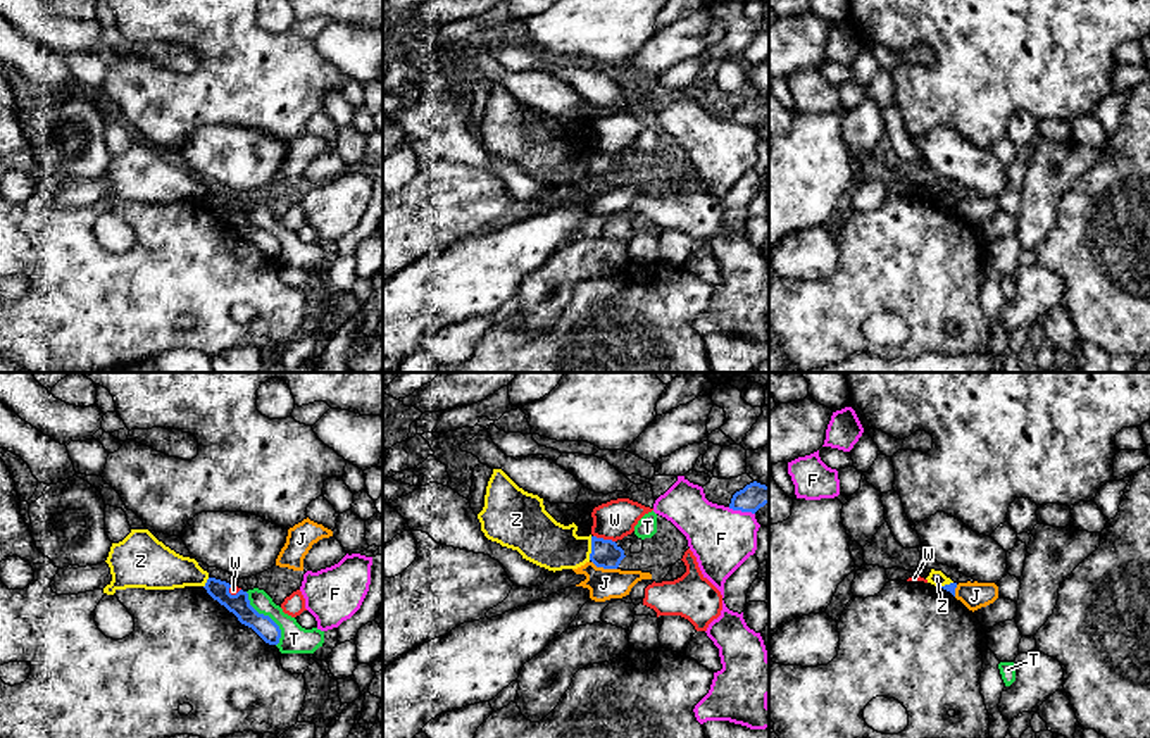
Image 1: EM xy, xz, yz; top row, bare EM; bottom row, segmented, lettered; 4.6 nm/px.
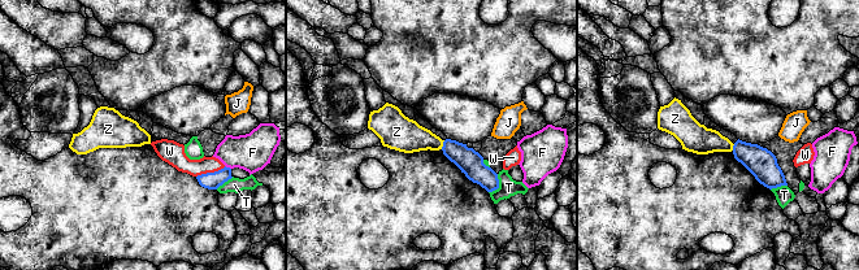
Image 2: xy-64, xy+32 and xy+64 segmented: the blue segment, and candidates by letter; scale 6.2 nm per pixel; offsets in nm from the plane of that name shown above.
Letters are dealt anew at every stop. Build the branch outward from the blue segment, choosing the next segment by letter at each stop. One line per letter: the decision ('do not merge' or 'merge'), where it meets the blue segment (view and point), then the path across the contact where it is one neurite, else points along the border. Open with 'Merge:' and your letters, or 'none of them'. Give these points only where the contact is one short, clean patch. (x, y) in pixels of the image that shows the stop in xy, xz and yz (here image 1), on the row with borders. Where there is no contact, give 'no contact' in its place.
Merge: none of them
F: do not merge; meets blue in xz at (742, 511); border along xz (728, 507), (754, 514)
J: do not merge; meets blue in xz at (604, 568); border along xz (592, 561), (597, 566), (616, 569)
T: do not merge; meets blue in xy at (268, 616); border along xy (245, 592), (250, 604), (278, 626), (280, 642), (276, 645)
W: do not merge; meets blue in xz at (604, 540); border along xz (593, 535), (614, 542)
Z: do not merge; meets blue in xz at (592, 549); border along xz (592, 537), (588, 559)

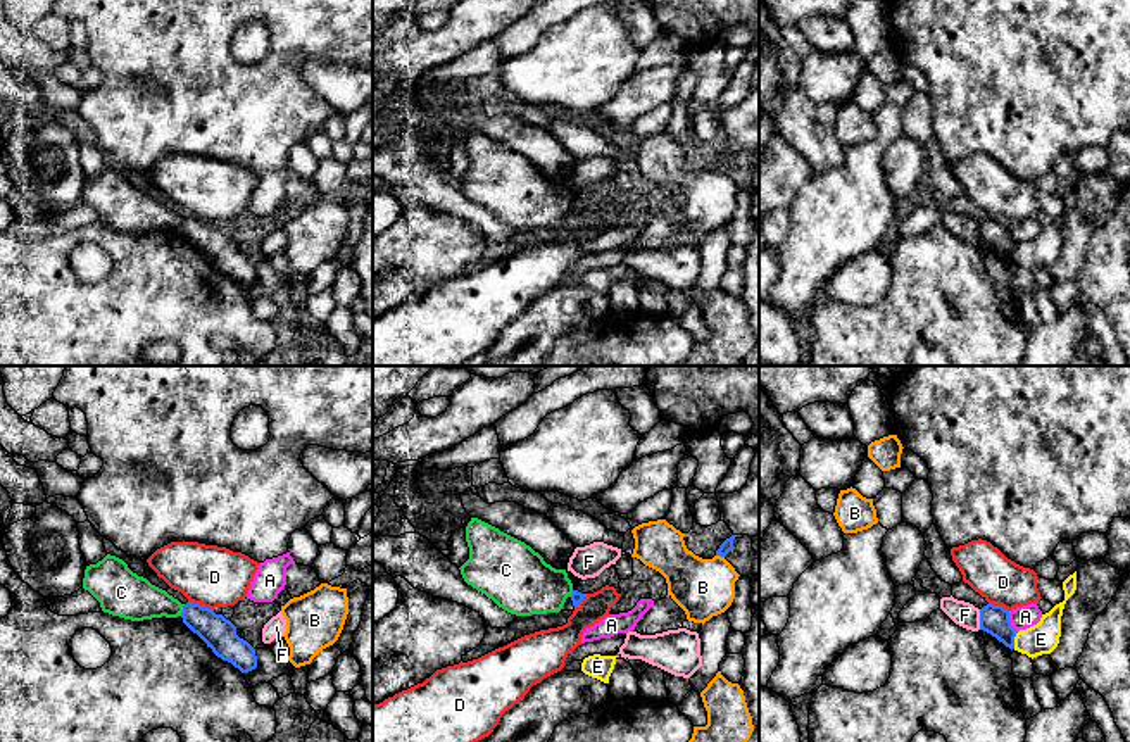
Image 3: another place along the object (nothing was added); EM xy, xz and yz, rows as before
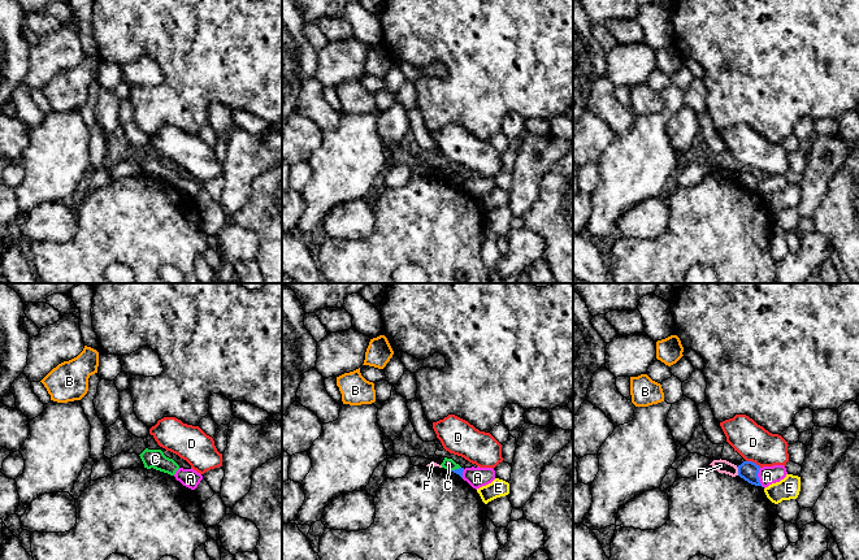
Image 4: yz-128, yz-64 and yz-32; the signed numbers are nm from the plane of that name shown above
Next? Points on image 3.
Merge: none of them
A: do not merge; meets blue in yz at (1010, 622); border along yz (1008, 611), (1008, 620), (1016, 632)
B: do not merge; meets blue in xz at (720, 554); border along xz (716, 554), (723, 558)
C: do not merge; meets blue in xy at (183, 609); border along xy (185, 604), (180, 615)
D: do not merge; meets blue in xy at (199, 604)
E: do not merge; meets blue in yz at (1013, 641)
F: do not merge; meets blue in yz at (980, 620); border along yz (979, 609), (980, 628)

